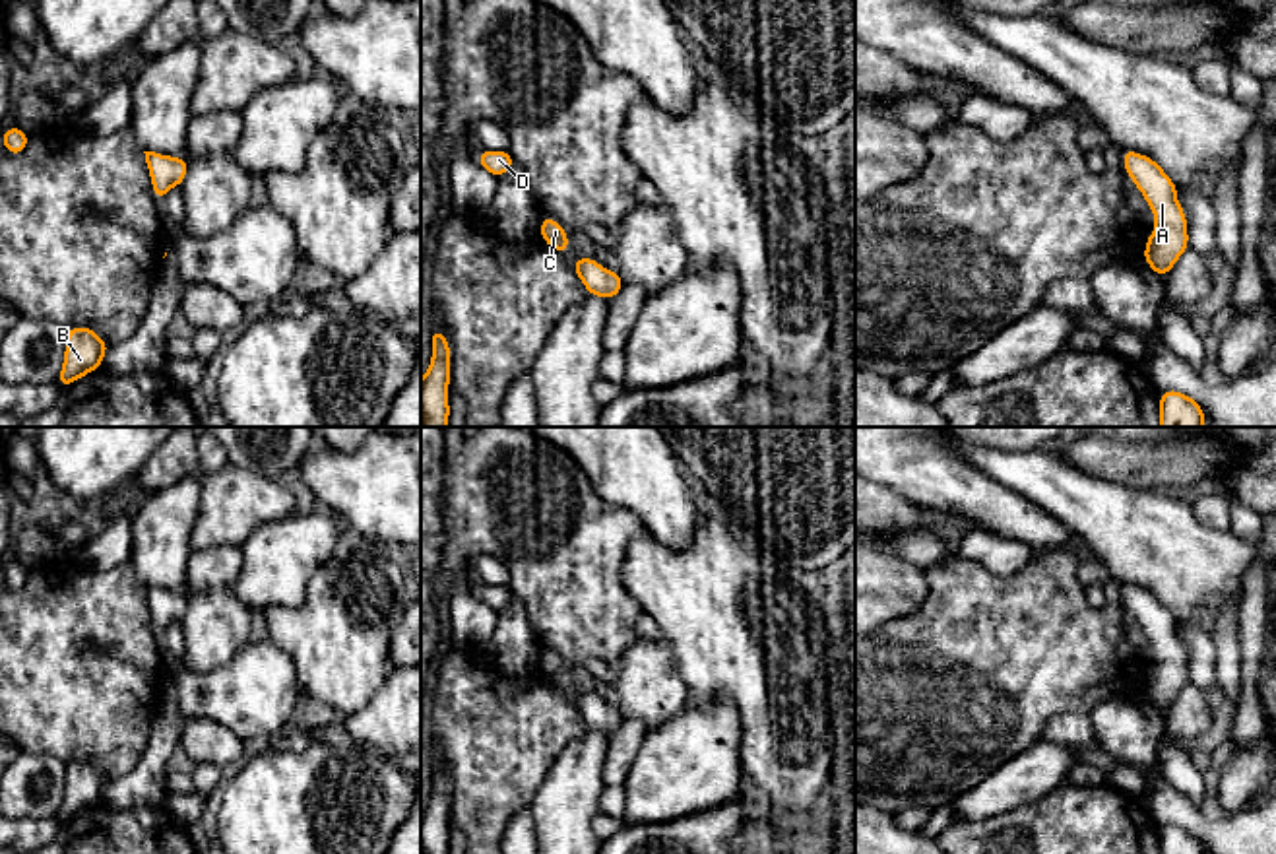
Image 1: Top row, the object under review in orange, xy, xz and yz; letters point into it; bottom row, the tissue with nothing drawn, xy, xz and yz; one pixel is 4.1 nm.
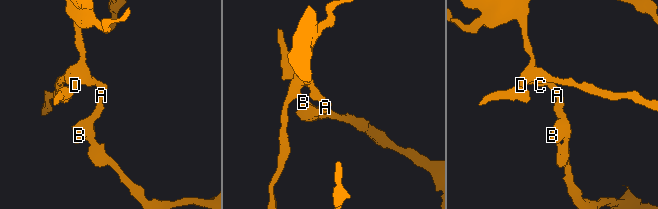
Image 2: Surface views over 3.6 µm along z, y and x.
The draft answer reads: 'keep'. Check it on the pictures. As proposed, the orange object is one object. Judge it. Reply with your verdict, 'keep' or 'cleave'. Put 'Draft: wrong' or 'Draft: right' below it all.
keep
Draft: right

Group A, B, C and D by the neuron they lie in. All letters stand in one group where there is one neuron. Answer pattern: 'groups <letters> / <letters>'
groups A B C D

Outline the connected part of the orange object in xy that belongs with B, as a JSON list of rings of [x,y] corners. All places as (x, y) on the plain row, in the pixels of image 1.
[[[87,761],[66,765],[64,800],[56,813],[60,823],[103,802],[109,778]]]

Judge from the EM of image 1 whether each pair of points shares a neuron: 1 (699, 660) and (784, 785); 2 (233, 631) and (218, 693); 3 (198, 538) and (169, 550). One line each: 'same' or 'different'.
1: same
2: different
3: different

